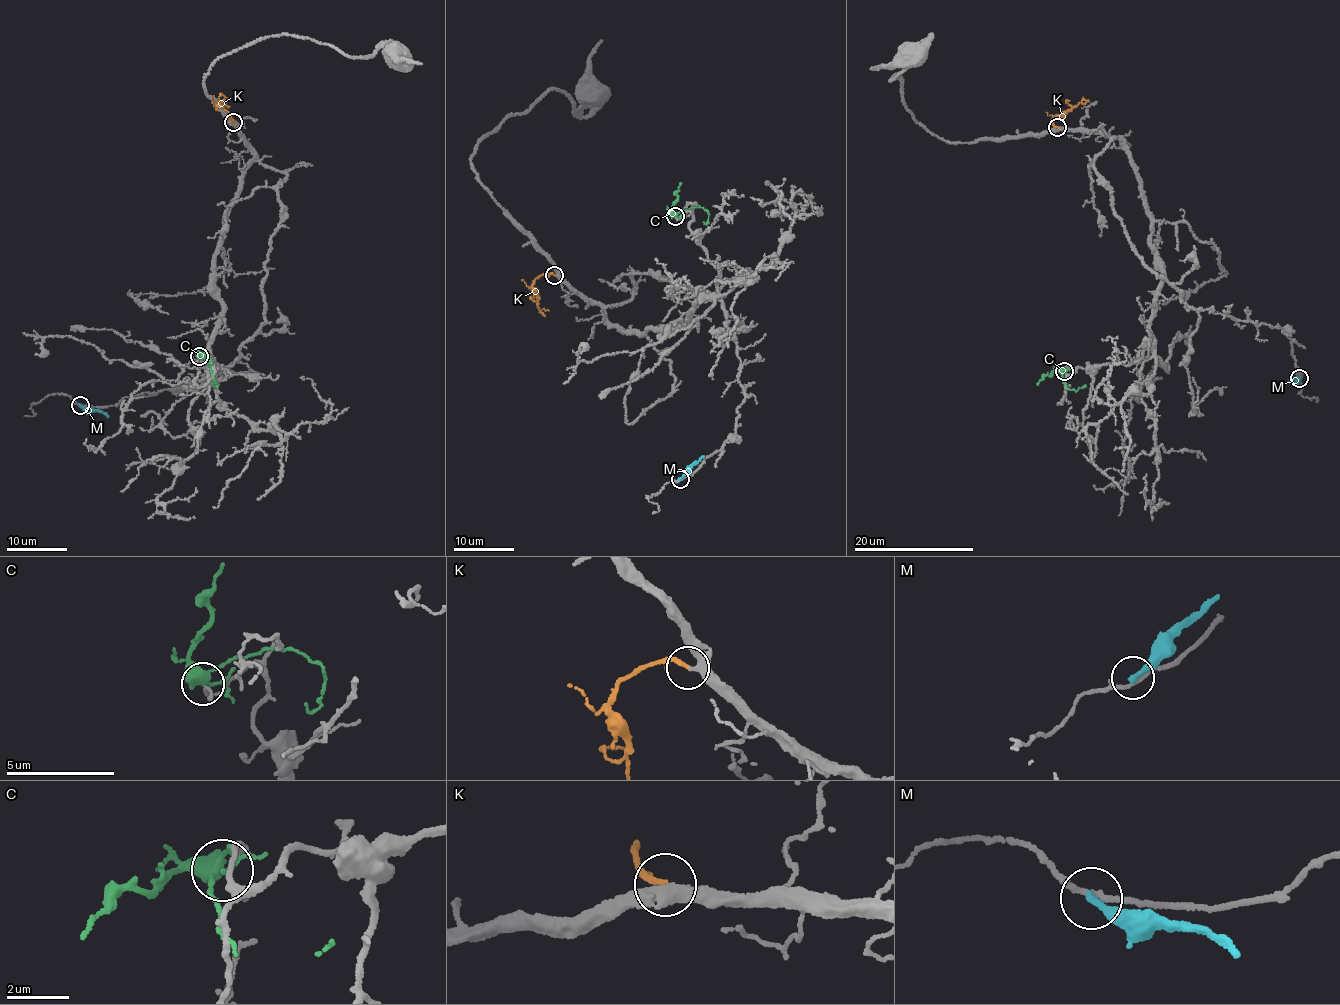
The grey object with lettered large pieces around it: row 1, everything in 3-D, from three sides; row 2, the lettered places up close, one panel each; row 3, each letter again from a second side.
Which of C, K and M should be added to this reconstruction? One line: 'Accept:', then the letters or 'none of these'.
Accept: K

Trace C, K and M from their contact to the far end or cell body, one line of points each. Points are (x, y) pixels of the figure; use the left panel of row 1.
C: (199, 357), (208, 363), (217, 386), (210, 383)
K: (233, 122), (226, 111), (217, 105), (224, 101), (224, 104)
M: (80, 405), (108, 417)

